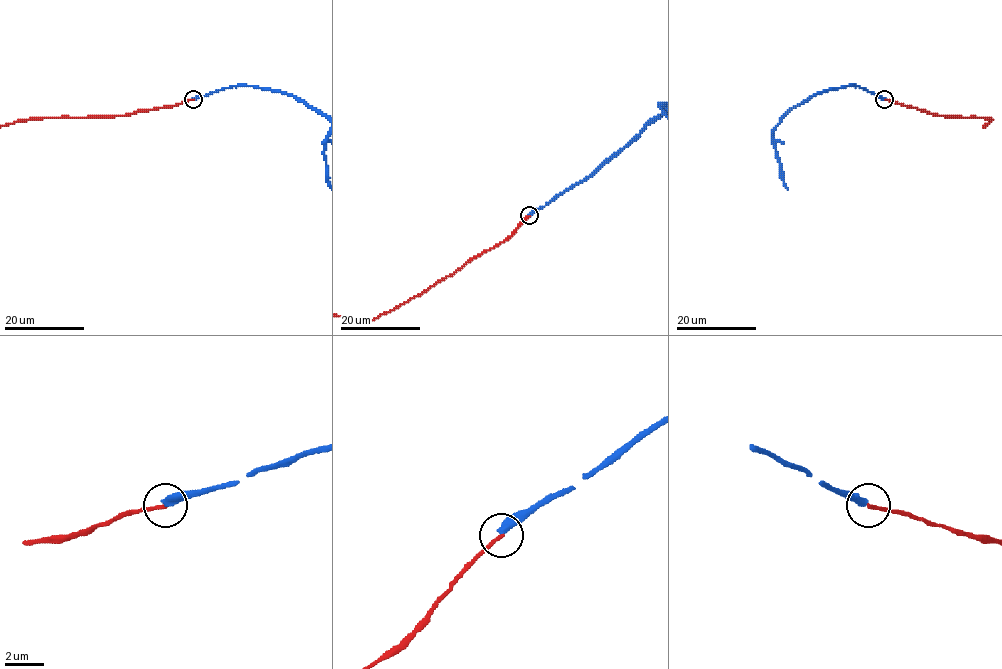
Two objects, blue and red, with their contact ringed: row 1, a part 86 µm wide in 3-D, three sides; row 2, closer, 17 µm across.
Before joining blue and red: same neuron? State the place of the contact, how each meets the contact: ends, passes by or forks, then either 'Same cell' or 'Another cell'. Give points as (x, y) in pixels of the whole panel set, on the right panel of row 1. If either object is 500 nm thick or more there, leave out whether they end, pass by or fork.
Place: (884, 99). At the ring blue ends. At the ring red ends. Another cell

